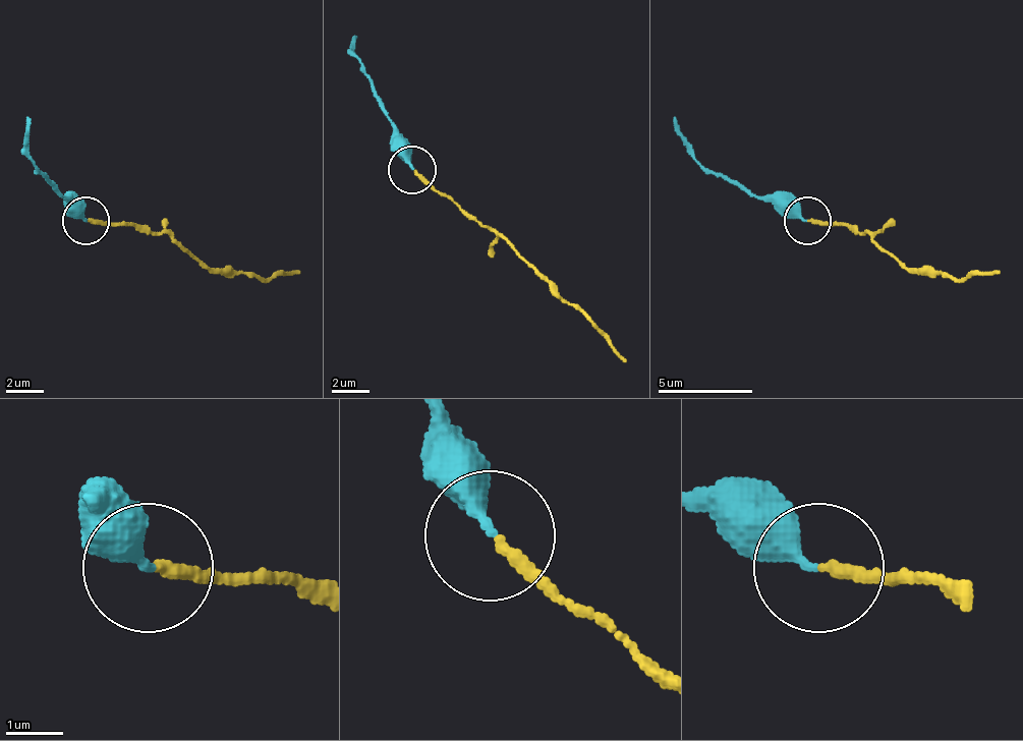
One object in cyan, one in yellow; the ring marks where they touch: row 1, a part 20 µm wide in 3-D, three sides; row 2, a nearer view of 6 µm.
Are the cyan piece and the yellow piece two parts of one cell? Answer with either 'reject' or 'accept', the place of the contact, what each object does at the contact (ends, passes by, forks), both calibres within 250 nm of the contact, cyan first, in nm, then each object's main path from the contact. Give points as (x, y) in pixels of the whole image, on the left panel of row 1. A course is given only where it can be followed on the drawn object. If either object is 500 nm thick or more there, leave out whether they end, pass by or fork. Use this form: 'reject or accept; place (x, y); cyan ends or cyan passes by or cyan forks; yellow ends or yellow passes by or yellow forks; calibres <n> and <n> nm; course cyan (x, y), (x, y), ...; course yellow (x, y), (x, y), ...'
accept; place (86, 220); cyan ends; yellow ends; calibres 300 and 220 nm; course cyan (84, 219), (33, 162), (27, 115); course yellow (90, 219), (170, 233), (208, 267), (260, 281), (298, 272)

